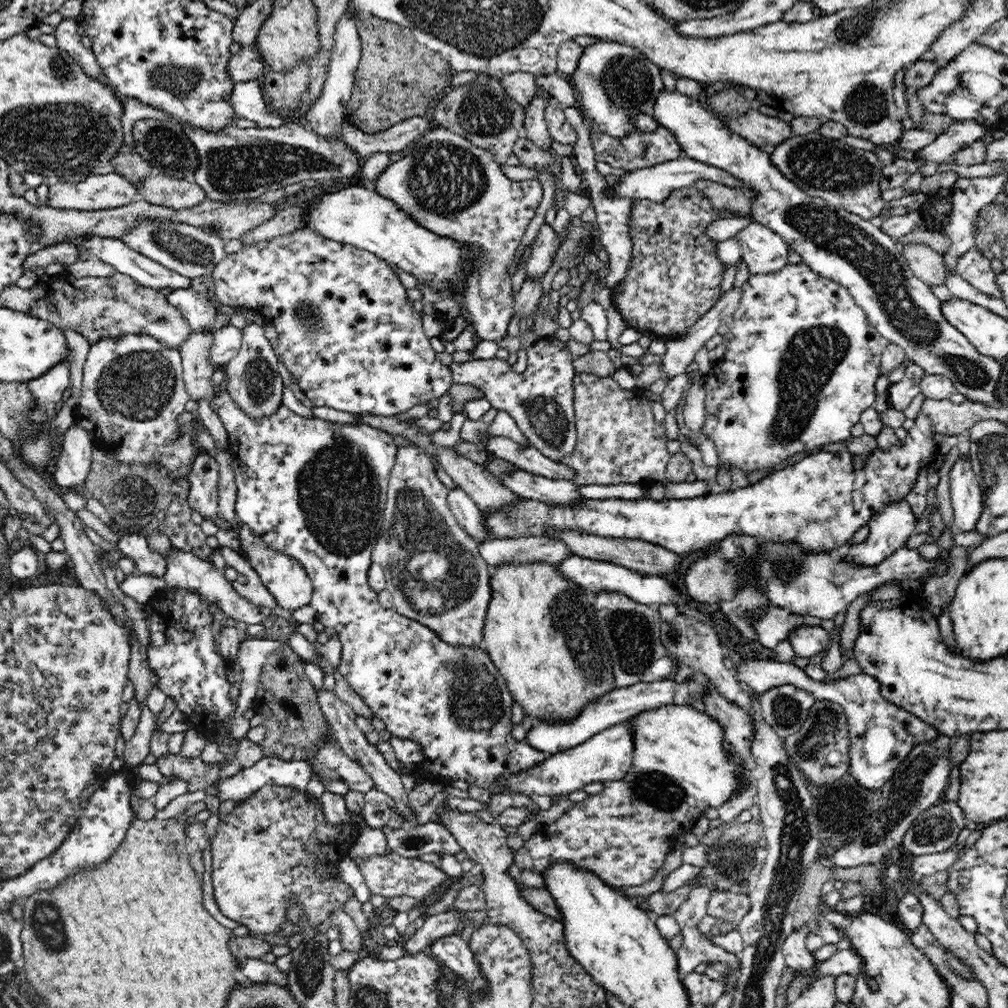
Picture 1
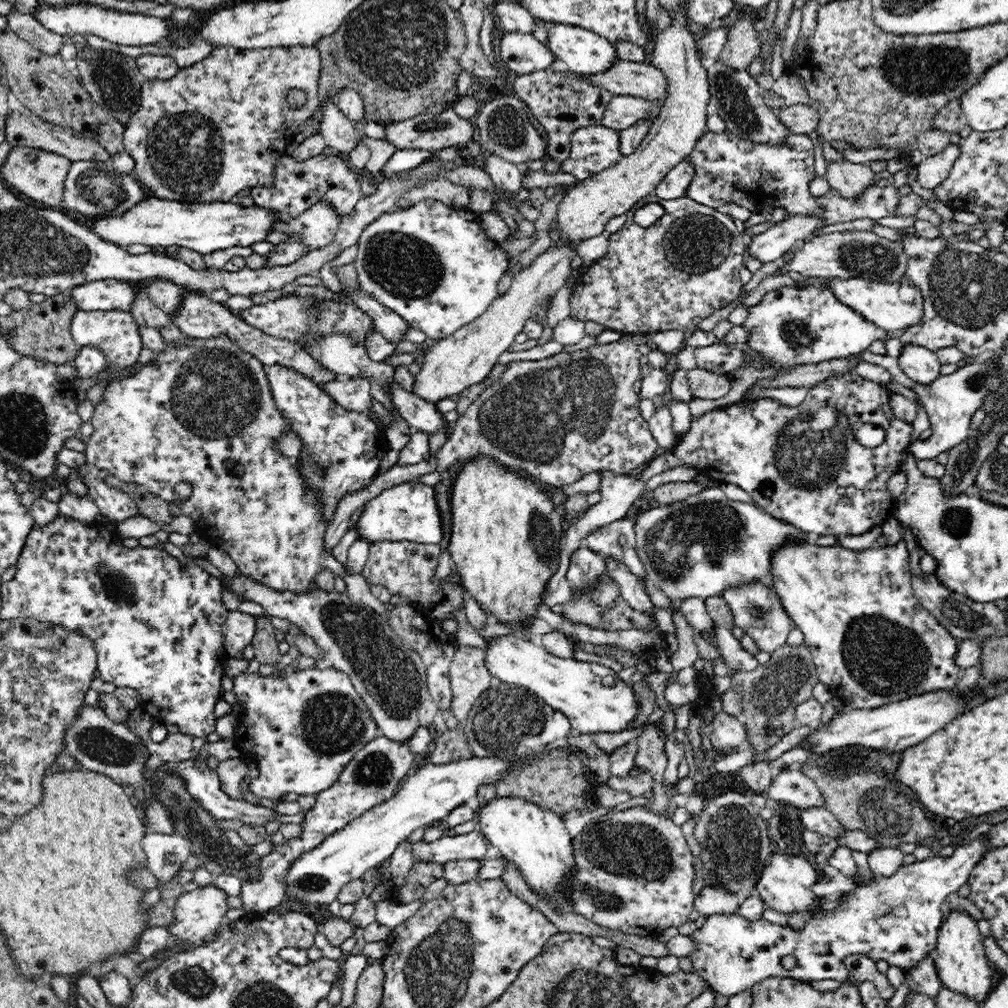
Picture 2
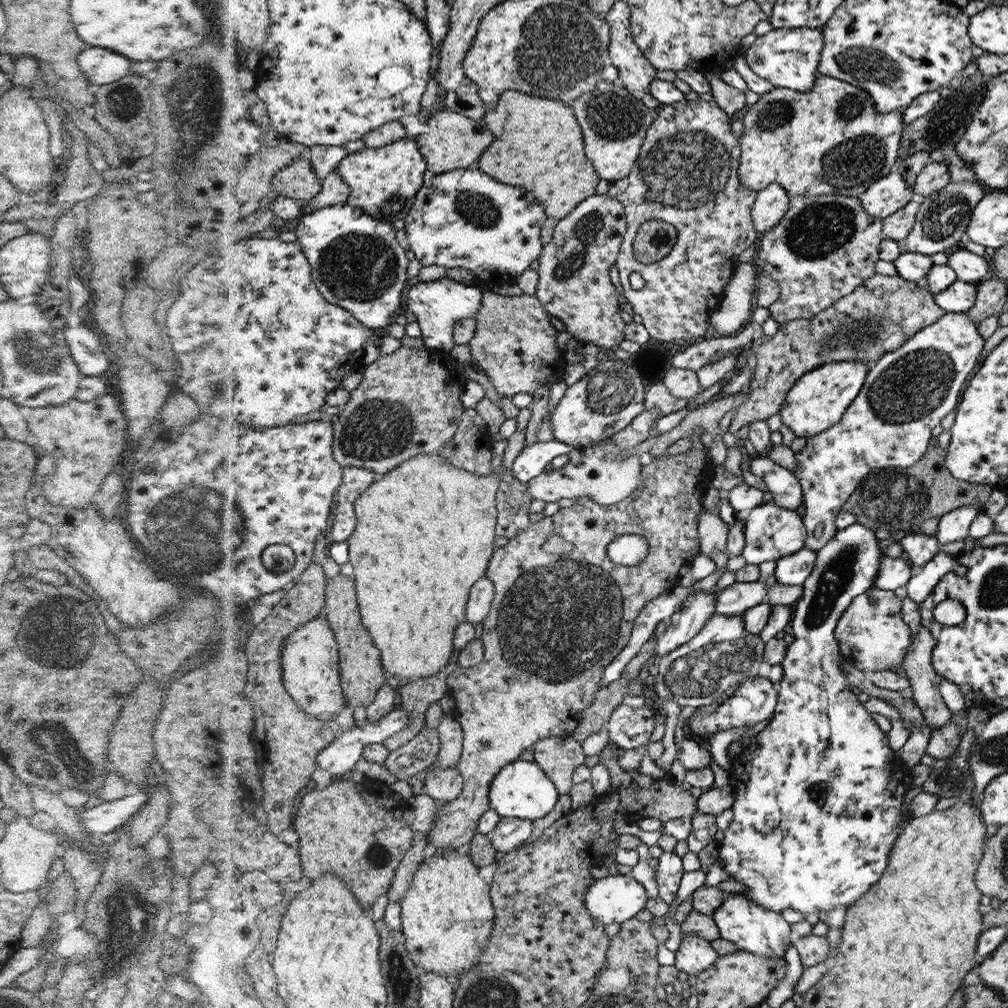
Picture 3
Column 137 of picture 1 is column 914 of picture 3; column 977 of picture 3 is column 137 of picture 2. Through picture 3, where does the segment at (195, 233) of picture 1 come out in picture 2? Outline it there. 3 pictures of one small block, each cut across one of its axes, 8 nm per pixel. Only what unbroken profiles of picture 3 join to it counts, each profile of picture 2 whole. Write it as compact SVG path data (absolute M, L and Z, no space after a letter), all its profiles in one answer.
M78 160L72 161L71 167L68 168L67 179L64 180L64 198L62 209L71 217L84 217L84 219L98 219L99 217L120 217L129 212L129 209L134 207L138 202L142 202L150 194L146 189L134 178L133 174L123 174L114 169L107 162Z

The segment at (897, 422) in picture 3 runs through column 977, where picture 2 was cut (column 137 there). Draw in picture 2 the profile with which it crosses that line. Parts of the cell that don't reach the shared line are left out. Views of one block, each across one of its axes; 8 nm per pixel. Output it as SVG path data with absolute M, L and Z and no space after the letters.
M79 311L72 316L70 331L81 347L97 348L102 352L108 370L126 372L136 368L140 352L145 347L139 324L130 311Z

